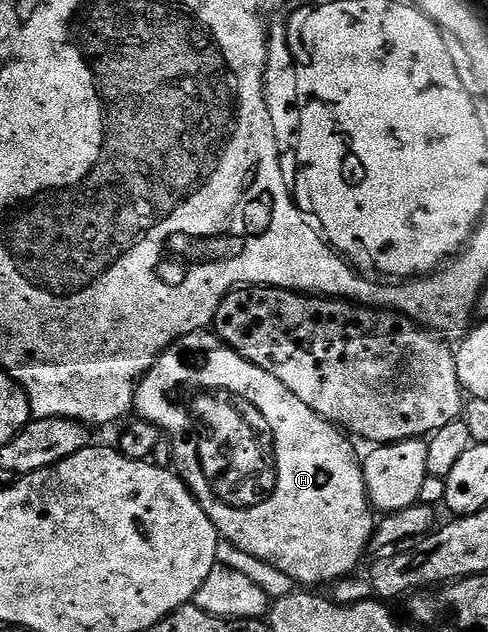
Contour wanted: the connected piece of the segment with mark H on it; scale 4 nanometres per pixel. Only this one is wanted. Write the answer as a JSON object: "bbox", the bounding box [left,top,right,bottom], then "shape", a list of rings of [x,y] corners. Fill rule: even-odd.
{"bbox":[166,331,378,586],"shape":[[[211,331],[179,336],[168,349],[172,352],[172,432],[166,437],[166,442],[172,447],[172,464],[176,475],[191,490],[202,510],[206,510],[210,522],[214,522],[221,537],[227,543],[238,546],[238,550],[246,550],[246,554],[254,554],[254,558],[282,570],[282,574],[286,574],[300,586],[328,584],[331,580],[340,580],[343,576],[350,575],[359,566],[364,551],[369,551],[372,532],[378,523],[372,503],[368,500],[361,457],[356,457],[356,452],[352,449],[353,441],[335,424],[310,410],[310,406],[306,406],[302,398],[294,398],[294,394],[290,394],[290,390],[286,390],[286,386],[282,386],[282,382],[274,378],[274,374],[266,374],[266,370],[239,356],[229,344]]]}

